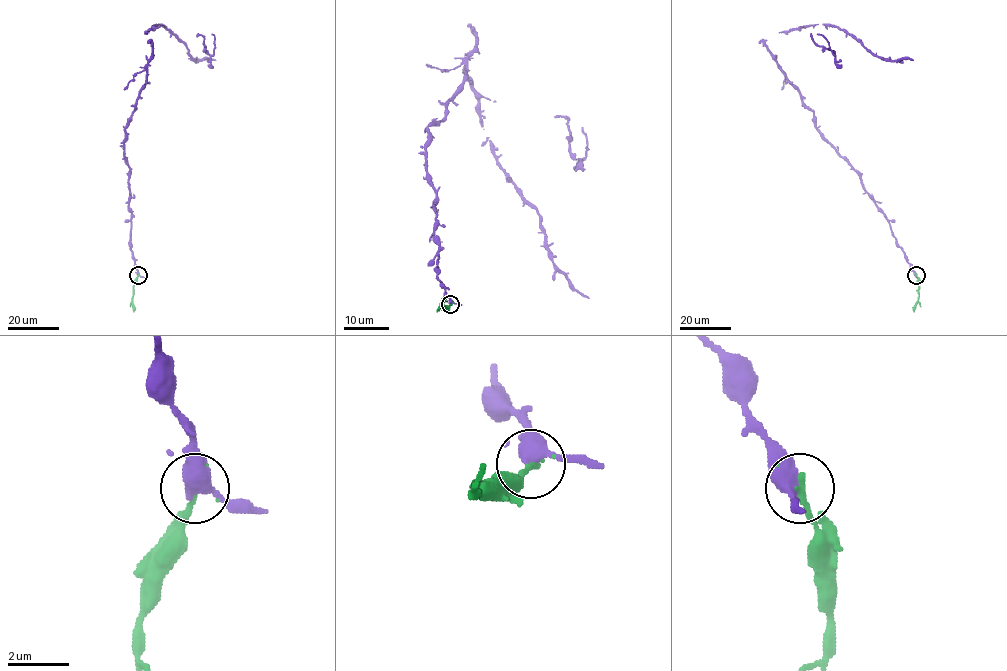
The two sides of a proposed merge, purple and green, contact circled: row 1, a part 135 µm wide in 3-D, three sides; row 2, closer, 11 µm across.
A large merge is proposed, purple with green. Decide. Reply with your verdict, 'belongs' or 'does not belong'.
belongs

